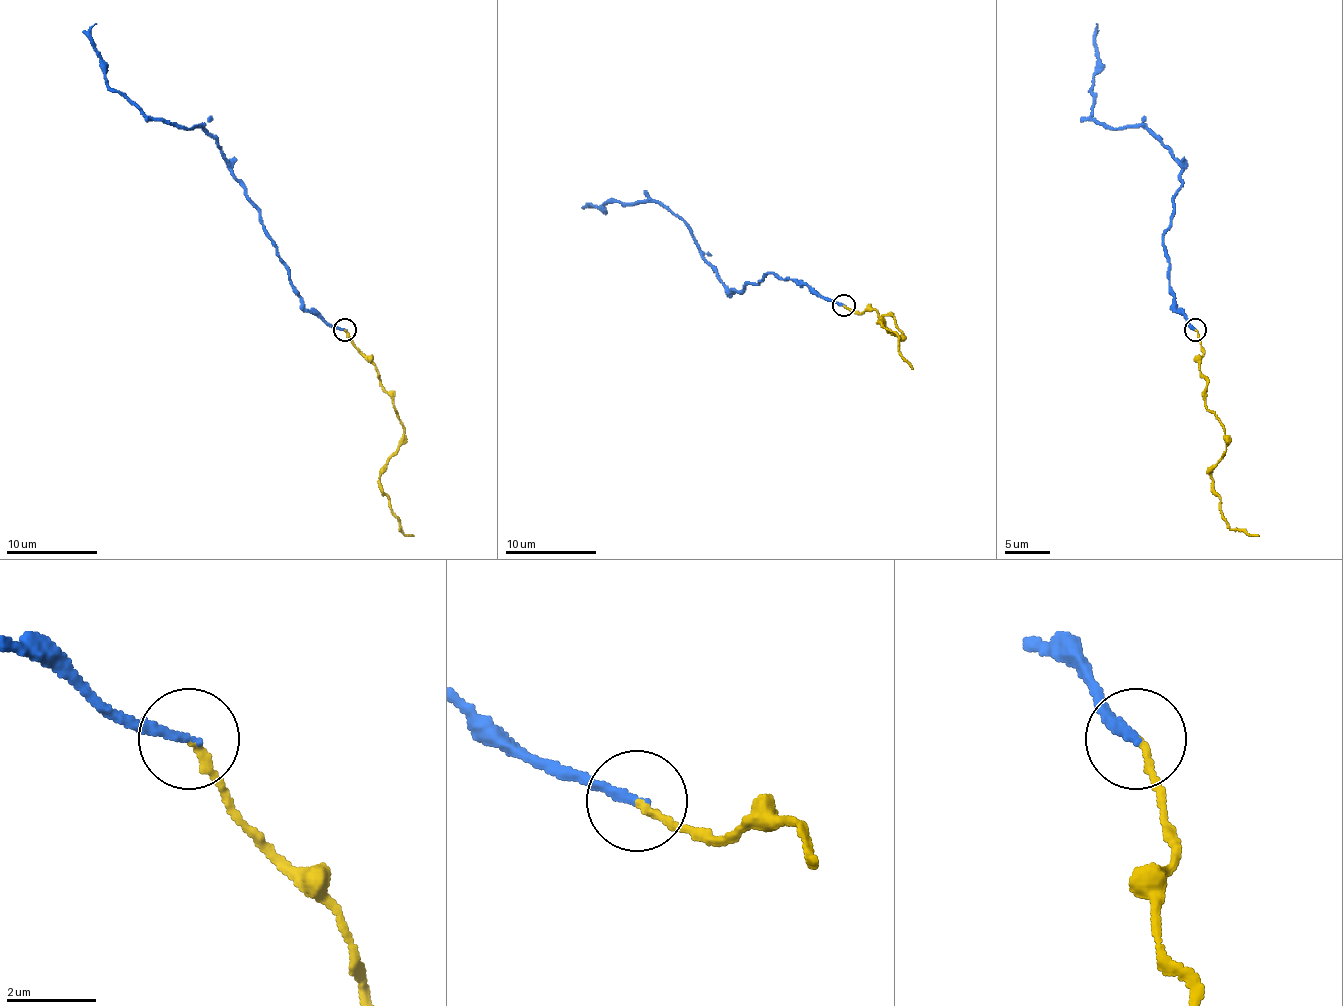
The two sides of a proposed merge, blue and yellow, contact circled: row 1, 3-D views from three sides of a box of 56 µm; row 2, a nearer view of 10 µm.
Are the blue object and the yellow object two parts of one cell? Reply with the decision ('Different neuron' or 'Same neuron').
Different neuron

